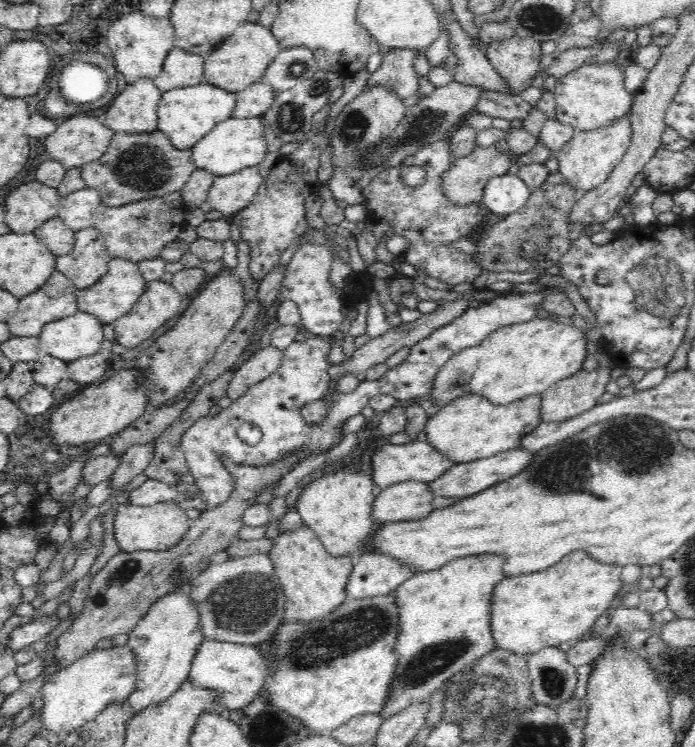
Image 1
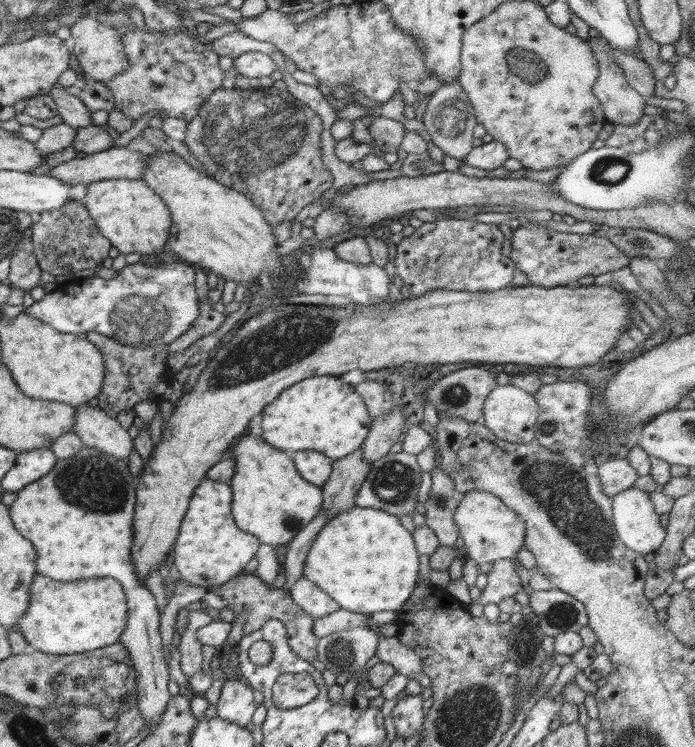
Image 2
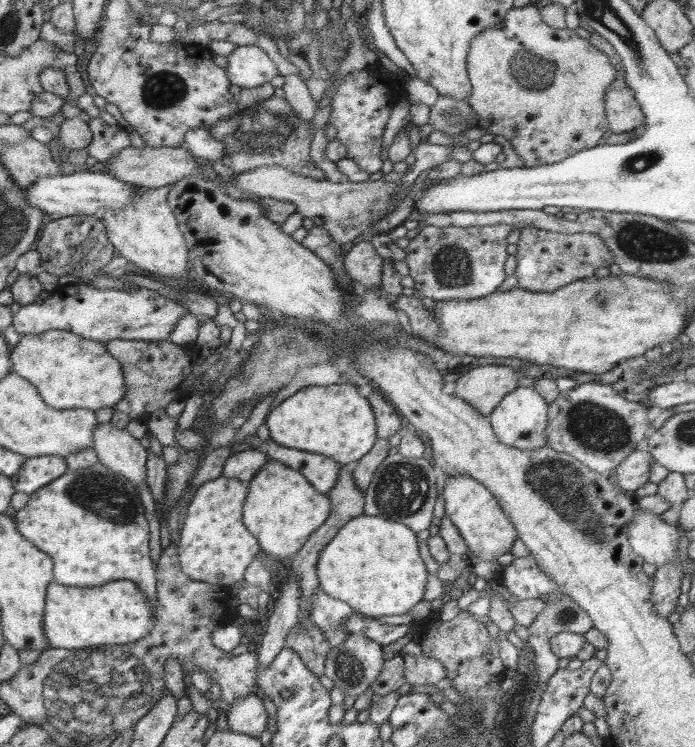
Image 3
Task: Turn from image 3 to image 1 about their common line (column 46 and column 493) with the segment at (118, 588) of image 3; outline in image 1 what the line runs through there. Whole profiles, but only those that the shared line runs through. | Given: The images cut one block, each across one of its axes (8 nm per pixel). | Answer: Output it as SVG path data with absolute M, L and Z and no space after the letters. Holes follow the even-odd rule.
M576 550L540 572L501 580L491 594L490 626L495 645L528 656L546 646L580 640L618 594L623 567L602 564L587 552Z

